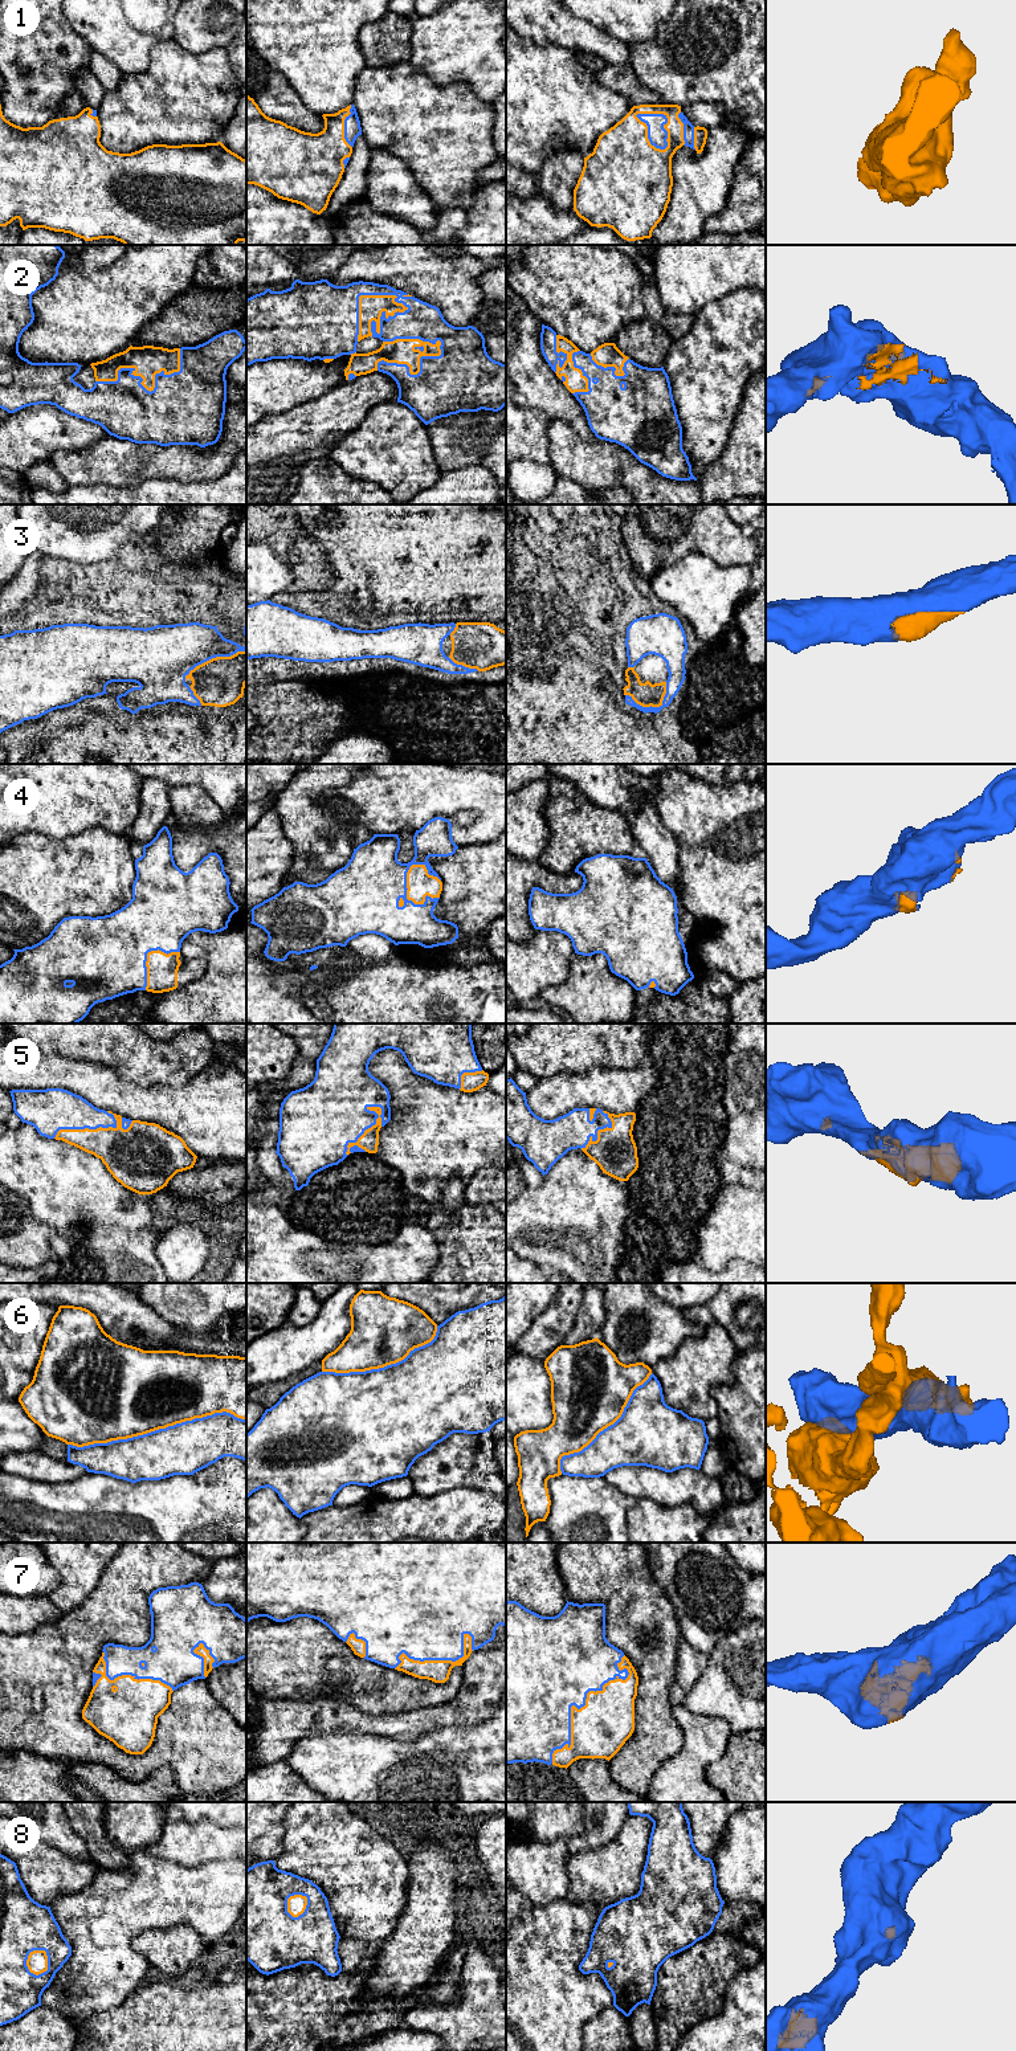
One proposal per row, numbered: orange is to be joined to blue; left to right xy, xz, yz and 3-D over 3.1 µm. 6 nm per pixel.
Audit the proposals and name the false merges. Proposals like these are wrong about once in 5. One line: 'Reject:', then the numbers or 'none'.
Reject: 6

